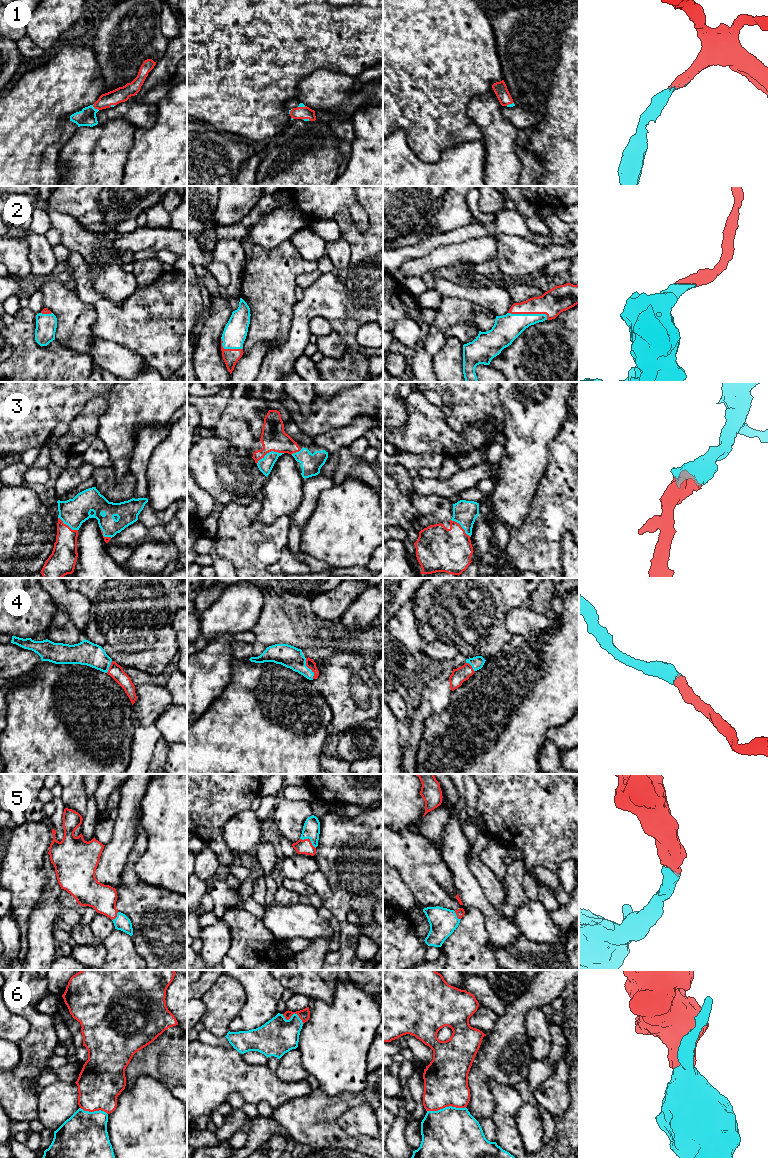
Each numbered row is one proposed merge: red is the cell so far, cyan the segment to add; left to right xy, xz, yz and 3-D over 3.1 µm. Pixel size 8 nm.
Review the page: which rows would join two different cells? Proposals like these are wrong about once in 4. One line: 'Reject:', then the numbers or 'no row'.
Reject: 6

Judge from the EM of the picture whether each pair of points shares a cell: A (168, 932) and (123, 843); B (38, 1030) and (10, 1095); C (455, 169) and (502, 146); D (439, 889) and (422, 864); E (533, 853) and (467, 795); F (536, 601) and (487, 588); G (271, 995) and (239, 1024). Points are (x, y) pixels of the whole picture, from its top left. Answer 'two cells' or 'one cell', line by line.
A: two cells
B: one cell
C: two cells
D: one cell
E: two cells
F: two cells
G: one cell

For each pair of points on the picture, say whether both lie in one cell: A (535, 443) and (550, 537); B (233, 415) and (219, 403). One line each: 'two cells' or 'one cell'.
A: two cells
B: two cells

